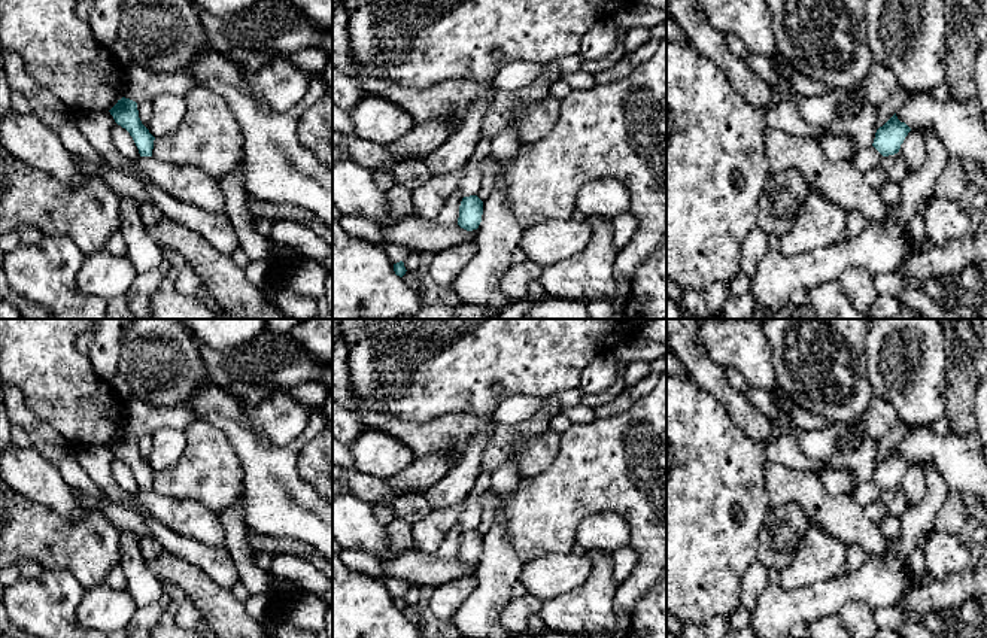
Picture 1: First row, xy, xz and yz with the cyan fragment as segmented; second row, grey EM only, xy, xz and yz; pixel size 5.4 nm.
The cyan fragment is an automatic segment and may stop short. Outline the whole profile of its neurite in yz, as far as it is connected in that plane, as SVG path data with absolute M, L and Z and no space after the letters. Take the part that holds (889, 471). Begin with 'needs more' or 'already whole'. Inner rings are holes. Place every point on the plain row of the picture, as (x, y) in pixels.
already whole; M895 447L883 461L877 464L872 480L883 490L895 489L899 486L901 478L909 465L911 462L905 456L901 456Z

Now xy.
already whole; M122 431L109 446L113 450L115 456L130 467L140 490L152 490L155 471L142 458L139 452L137 437Z

